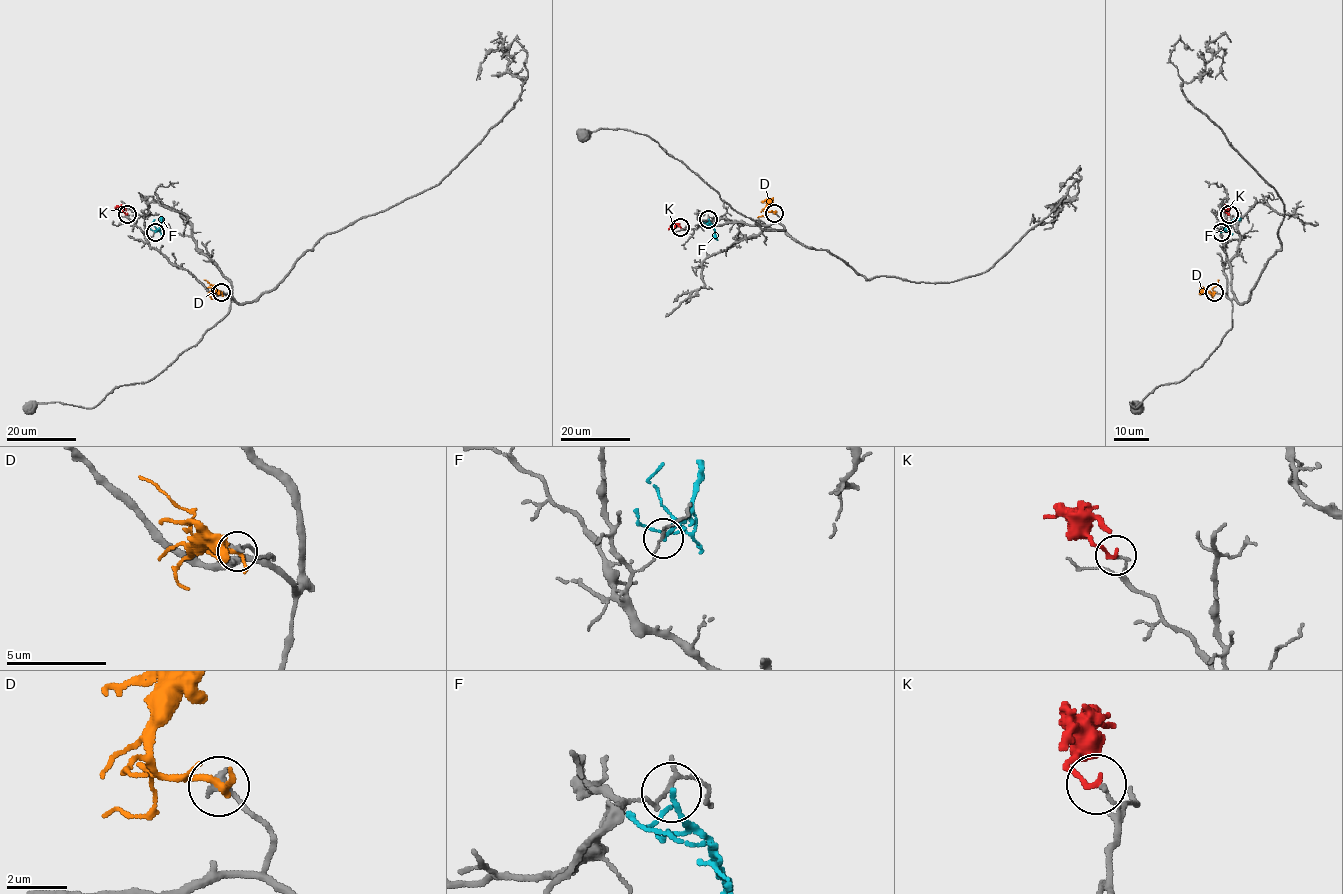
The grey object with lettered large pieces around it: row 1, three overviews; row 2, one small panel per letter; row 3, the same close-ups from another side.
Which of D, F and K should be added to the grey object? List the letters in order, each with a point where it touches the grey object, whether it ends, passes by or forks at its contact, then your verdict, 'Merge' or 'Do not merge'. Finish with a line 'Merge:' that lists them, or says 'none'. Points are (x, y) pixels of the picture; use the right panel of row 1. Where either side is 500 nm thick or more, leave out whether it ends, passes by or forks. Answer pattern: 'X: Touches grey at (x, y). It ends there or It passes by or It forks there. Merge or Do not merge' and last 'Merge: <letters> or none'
D: Touches grey at (1214, 292). It passes by. Do not merge
F: Touches grey at (1221, 232). It ends there. Do not merge
K: Touches grey at (1229, 214). It ends there. Do not merge
Merge: none

